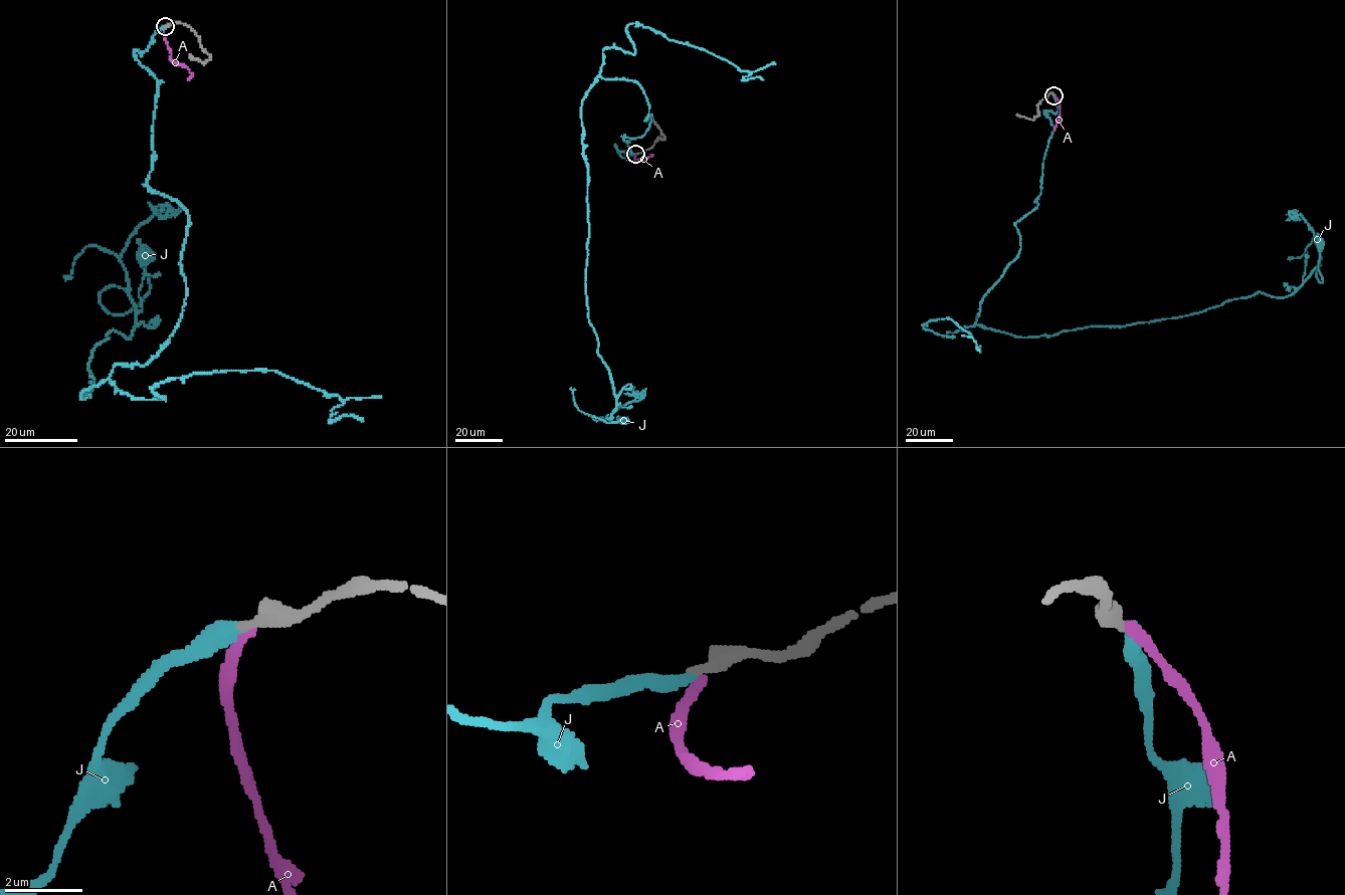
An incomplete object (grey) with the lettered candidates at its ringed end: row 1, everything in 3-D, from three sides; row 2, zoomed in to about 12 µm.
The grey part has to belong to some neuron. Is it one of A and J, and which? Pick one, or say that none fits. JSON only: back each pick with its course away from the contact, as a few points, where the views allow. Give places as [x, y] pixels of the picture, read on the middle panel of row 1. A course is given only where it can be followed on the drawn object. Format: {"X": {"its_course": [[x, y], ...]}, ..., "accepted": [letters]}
{"J": {"its_course": [[635, 155], [615, 145], [647, 129], [643, 90], [598, 75], [585, 287], [615, 407], [592, 417], [621, 419]]}, "accepted": ["J"]}

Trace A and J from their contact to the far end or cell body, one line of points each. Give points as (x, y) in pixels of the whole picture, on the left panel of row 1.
A: (166, 26), (167, 47), (173, 61), (182, 63), (190, 73), (187, 79)
J: (165, 26), (134, 57), (186, 296), (81, 399), (144, 254)

